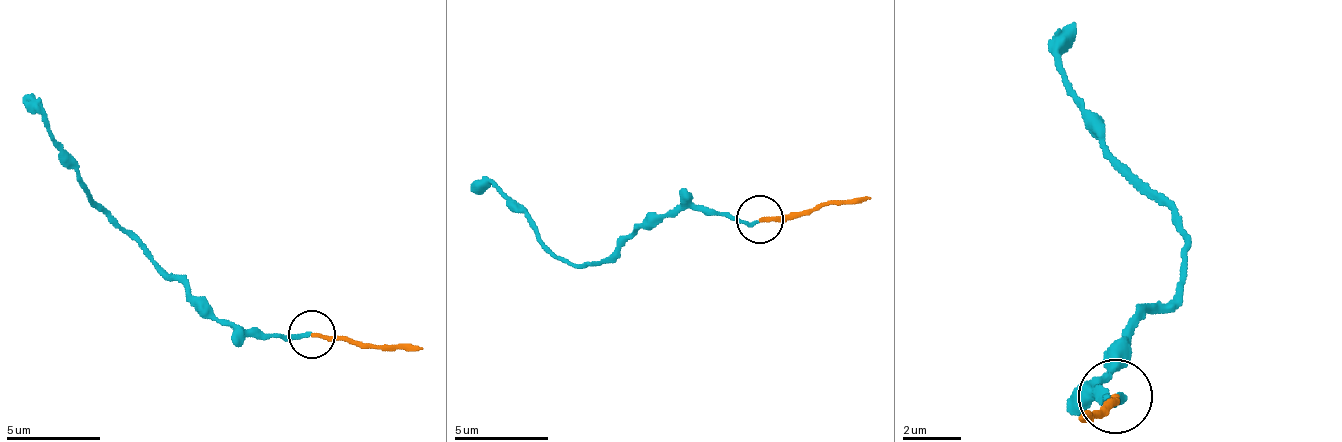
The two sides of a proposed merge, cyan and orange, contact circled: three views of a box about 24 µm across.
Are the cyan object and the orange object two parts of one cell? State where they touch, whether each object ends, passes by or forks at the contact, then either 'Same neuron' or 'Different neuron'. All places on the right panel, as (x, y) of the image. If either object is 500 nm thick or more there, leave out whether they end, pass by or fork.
Place: (1115, 396). At the ring cyan ends. At the ring orange ends. Different neuron

